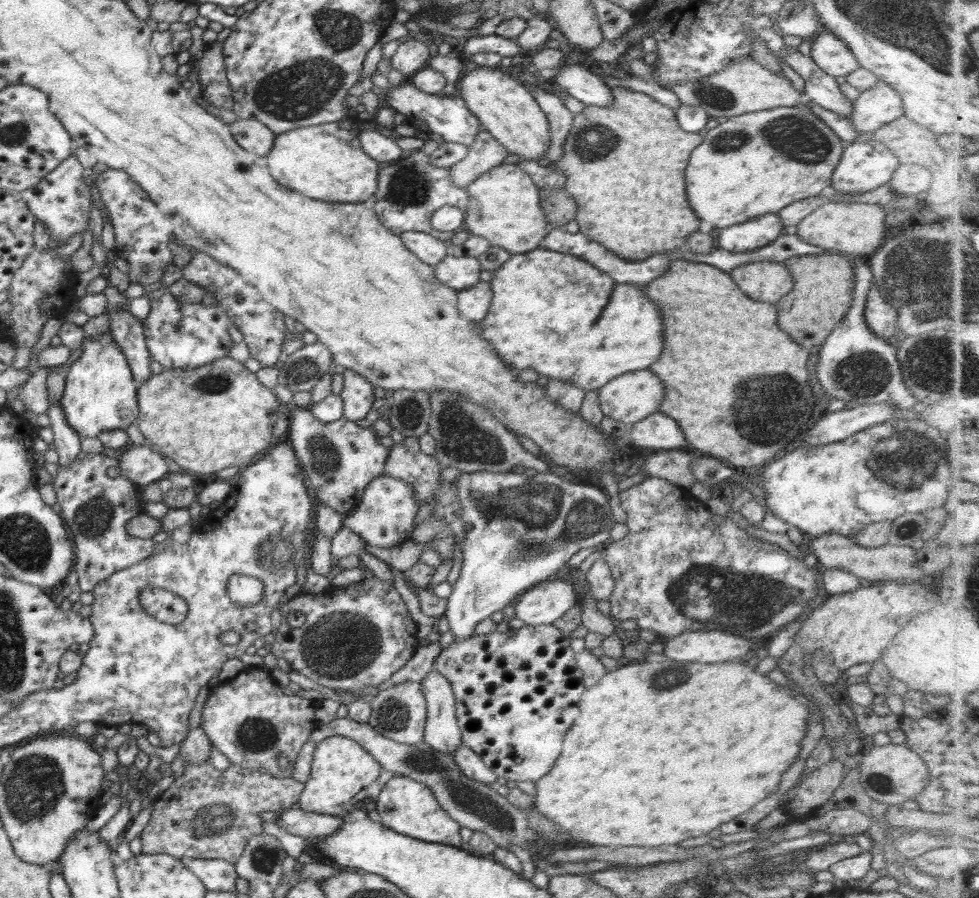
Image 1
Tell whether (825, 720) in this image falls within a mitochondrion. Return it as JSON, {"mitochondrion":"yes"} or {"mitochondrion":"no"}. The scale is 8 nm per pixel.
{"mitochondrion":"no"}

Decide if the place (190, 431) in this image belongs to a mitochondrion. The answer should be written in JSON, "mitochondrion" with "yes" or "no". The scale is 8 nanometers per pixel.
{"mitochondrion":"no"}

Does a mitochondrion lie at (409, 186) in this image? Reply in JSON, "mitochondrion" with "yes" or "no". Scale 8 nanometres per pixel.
{"mitochondrion":"yes"}

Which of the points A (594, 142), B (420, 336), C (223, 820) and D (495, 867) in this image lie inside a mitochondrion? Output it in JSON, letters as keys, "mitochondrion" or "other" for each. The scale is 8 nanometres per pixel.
{"A":"mitochondrion","B":"other","C":"mitochondrion","D":"other"}

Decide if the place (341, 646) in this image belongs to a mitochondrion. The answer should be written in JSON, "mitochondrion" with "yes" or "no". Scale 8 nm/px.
{"mitochondrion":"yes"}

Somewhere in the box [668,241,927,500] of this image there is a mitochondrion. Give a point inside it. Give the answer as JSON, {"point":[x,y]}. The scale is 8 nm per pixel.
{"point":[864,375]}

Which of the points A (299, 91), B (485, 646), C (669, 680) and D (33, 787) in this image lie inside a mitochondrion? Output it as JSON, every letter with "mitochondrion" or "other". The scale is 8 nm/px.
{"A":"mitochondrion","B":"other","C":"mitochondrion","D":"mitochondrion"}

